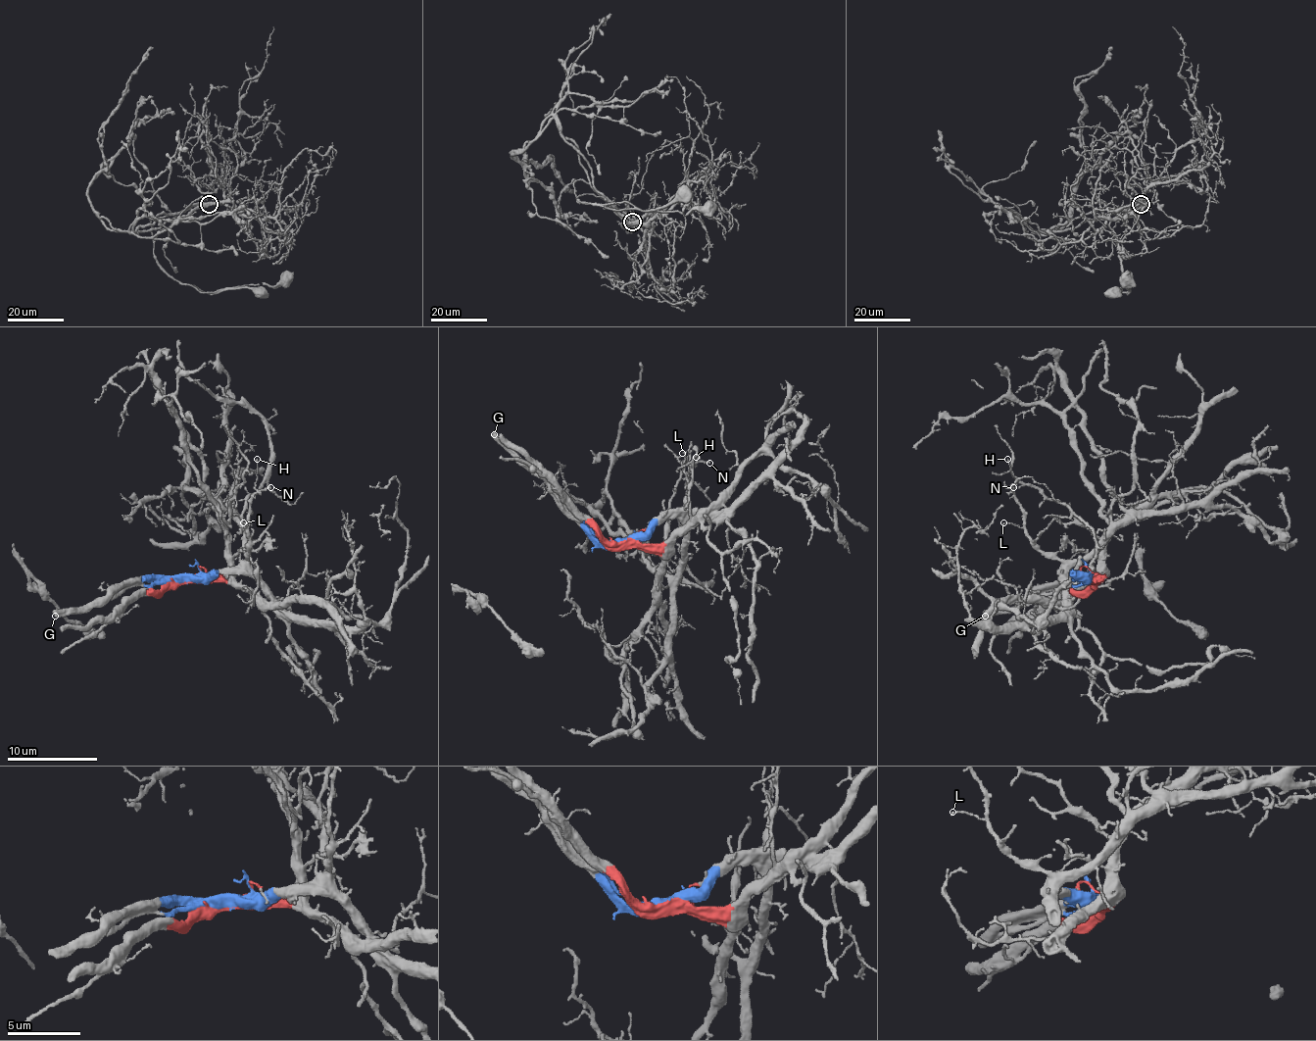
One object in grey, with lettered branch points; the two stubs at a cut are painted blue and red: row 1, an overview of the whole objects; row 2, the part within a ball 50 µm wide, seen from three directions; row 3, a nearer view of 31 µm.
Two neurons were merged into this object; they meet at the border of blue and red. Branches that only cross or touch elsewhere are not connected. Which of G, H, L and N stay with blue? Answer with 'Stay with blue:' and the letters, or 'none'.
Stay with blue: G, H, L, N

